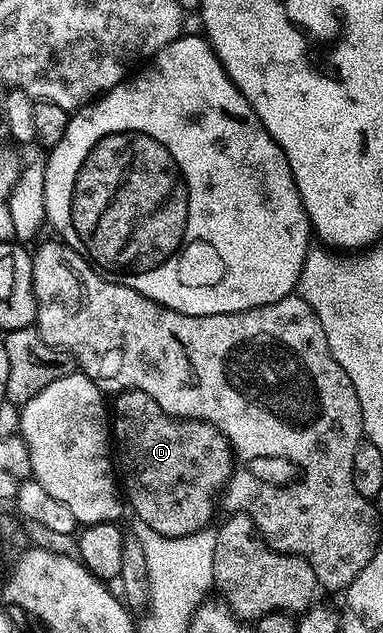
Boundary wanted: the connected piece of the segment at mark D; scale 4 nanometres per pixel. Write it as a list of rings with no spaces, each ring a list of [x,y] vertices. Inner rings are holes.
[[[123,392],[114,400],[117,401],[111,404],[111,440],[119,457],[123,496],[128,507],[129,504],[133,507],[138,521],[164,536],[186,536],[206,527],[213,516],[213,498],[216,494],[218,497],[219,491],[234,475],[235,457],[228,438],[204,420],[182,420],[168,416],[155,398],[142,392]]]

